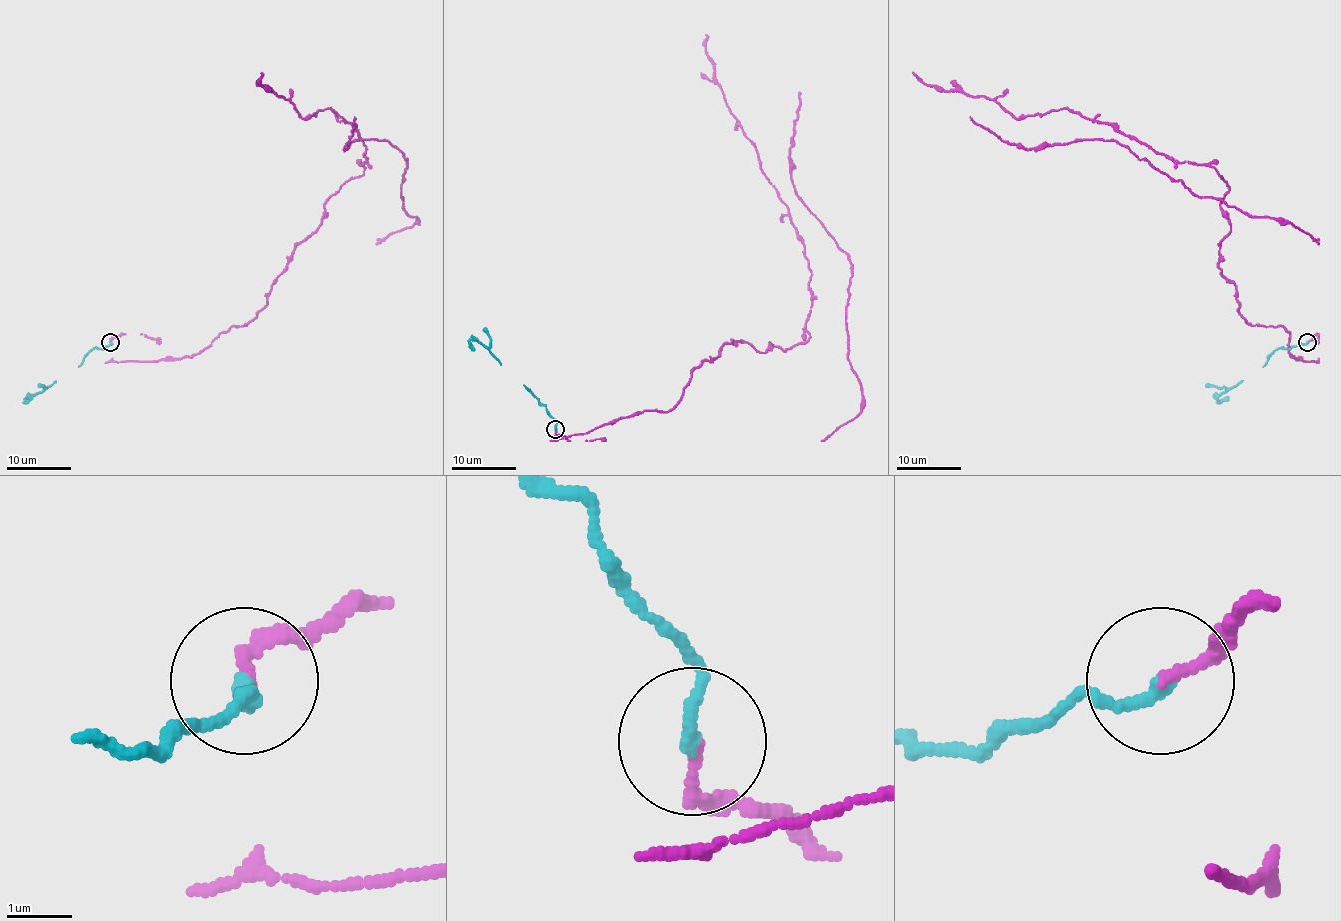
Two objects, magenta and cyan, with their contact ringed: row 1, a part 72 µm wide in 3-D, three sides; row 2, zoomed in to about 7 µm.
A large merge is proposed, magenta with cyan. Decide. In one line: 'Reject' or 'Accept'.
Accept

